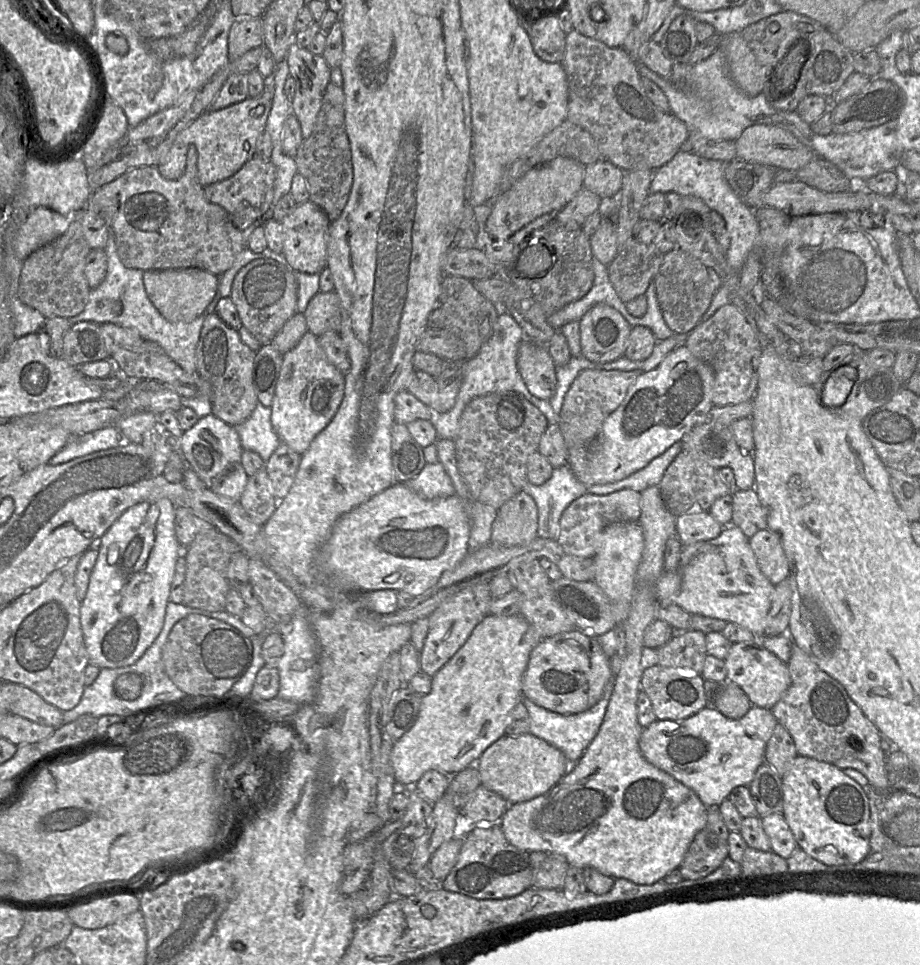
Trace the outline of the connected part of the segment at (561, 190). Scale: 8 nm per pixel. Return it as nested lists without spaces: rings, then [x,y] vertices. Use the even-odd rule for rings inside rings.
[[[557,157],[532,168],[494,200],[486,222],[487,233],[493,240],[506,240],[537,217],[560,211],[584,188],[584,174],[585,165],[567,157]]]

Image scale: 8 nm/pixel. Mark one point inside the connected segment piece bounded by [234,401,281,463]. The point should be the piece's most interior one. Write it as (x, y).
(256, 434)

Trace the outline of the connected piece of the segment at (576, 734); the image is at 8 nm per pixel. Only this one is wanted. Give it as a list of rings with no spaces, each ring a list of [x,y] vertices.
[[[614,655],[610,657],[609,661],[612,670],[612,678],[606,684],[601,699],[593,707],[584,712],[563,715],[546,710],[526,697],[521,699],[521,702],[529,712],[530,733],[559,749],[565,755],[570,765],[575,764],[581,758],[589,744],[597,735],[600,726],[603,723],[608,703],[614,689],[615,677],[620,670],[621,657]]]

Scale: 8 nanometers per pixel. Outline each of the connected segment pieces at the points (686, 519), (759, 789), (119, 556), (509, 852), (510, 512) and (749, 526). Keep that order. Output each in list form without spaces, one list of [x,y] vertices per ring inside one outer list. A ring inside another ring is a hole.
[[[693,510],[676,517],[676,534],[683,547],[714,539],[723,528],[709,511]]]
[[[768,763],[758,767],[749,789],[760,818],[783,814],[782,777]]]
[[[168,498],[132,505],[97,542],[98,557],[88,590],[80,604],[80,623],[89,662],[102,668],[121,668],[136,663],[160,634],[169,602],[175,565],[182,554],[175,533],[175,506]]]
[[[500,820],[482,825],[464,825],[465,836],[455,865],[442,881],[442,888],[475,899],[503,899],[516,896],[532,885],[532,867],[529,852],[512,845],[505,837]]]
[[[520,492],[498,510],[491,543],[502,547],[524,546],[538,537],[537,530],[537,505],[529,494]]]
[[[734,488],[732,496],[732,525],[739,527],[747,538],[768,528],[767,509],[760,501],[754,488],[748,490]]]

